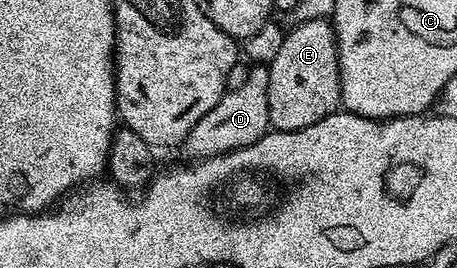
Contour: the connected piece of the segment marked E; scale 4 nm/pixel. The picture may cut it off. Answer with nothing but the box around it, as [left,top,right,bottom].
[267,17,341,130]

